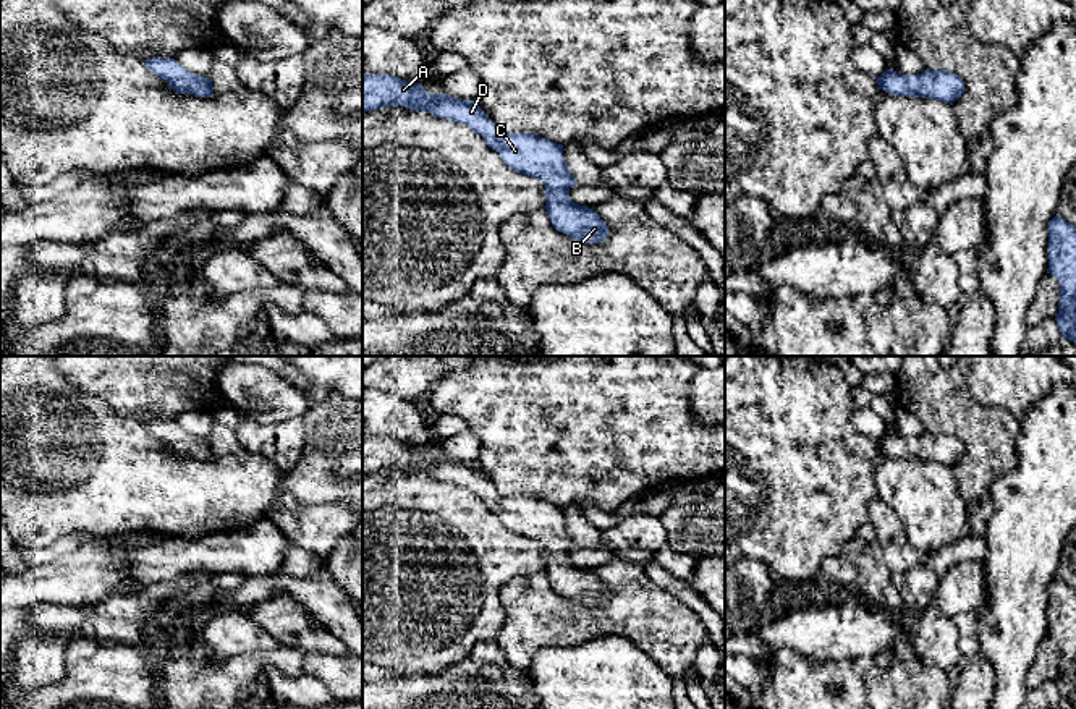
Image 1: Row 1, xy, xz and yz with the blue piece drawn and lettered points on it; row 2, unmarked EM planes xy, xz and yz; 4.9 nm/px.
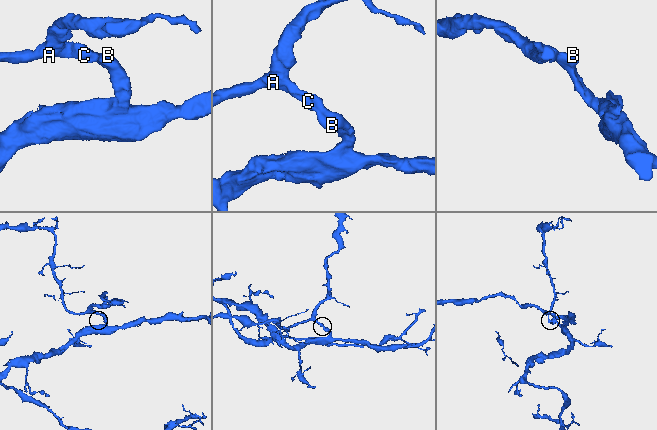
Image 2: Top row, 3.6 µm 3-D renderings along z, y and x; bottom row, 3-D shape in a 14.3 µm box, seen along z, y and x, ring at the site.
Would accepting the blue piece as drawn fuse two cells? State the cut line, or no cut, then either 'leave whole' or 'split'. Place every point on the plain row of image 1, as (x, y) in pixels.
no cut | leave whole

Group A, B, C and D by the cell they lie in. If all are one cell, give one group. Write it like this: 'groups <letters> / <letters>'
groups A B C D

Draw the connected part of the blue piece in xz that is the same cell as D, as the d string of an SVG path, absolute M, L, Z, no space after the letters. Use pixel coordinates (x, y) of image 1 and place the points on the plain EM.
M390 437L362 439L362 476L393 468L468 487L511 533L540 542L547 560L544 571L563 597L582 605L602 605L610 597L597 575L570 562L576 542L566 531L561 507L532 495L502 495L474 463L435 458L421 445Z

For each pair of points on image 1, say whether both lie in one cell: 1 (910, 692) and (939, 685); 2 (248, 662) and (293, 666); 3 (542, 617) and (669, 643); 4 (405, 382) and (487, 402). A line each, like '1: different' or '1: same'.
1: same
2: same
3: same
4: different

